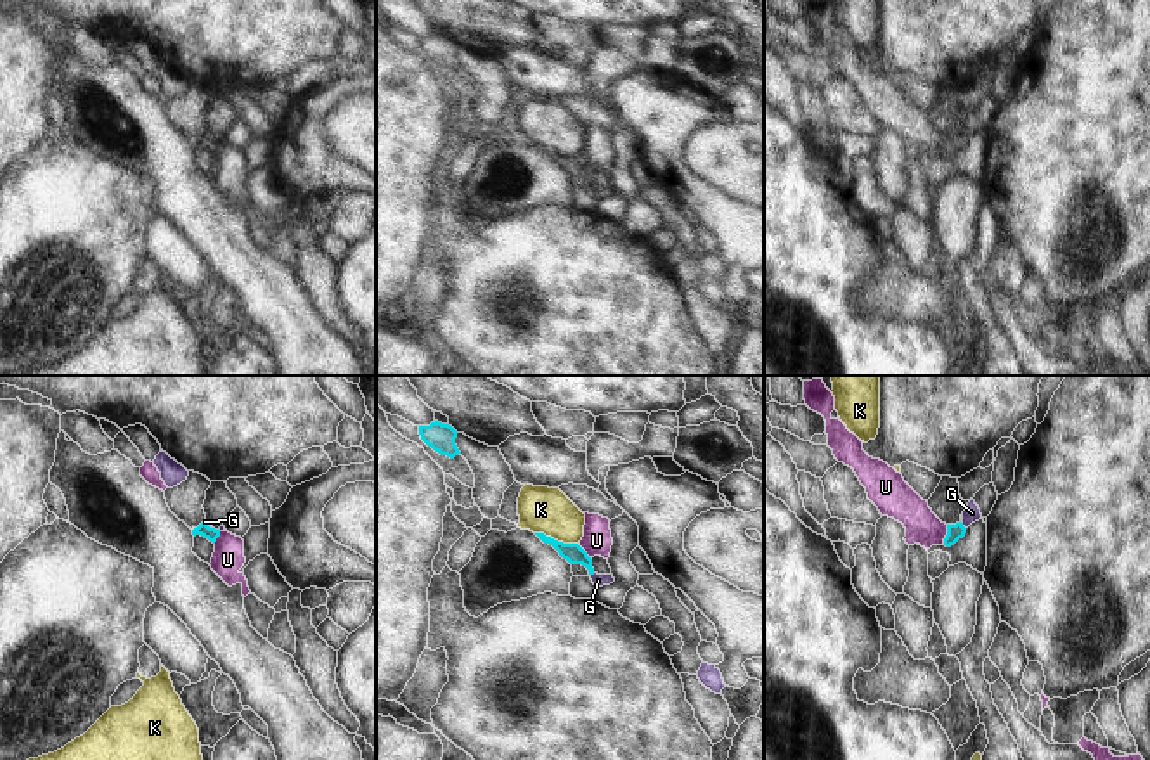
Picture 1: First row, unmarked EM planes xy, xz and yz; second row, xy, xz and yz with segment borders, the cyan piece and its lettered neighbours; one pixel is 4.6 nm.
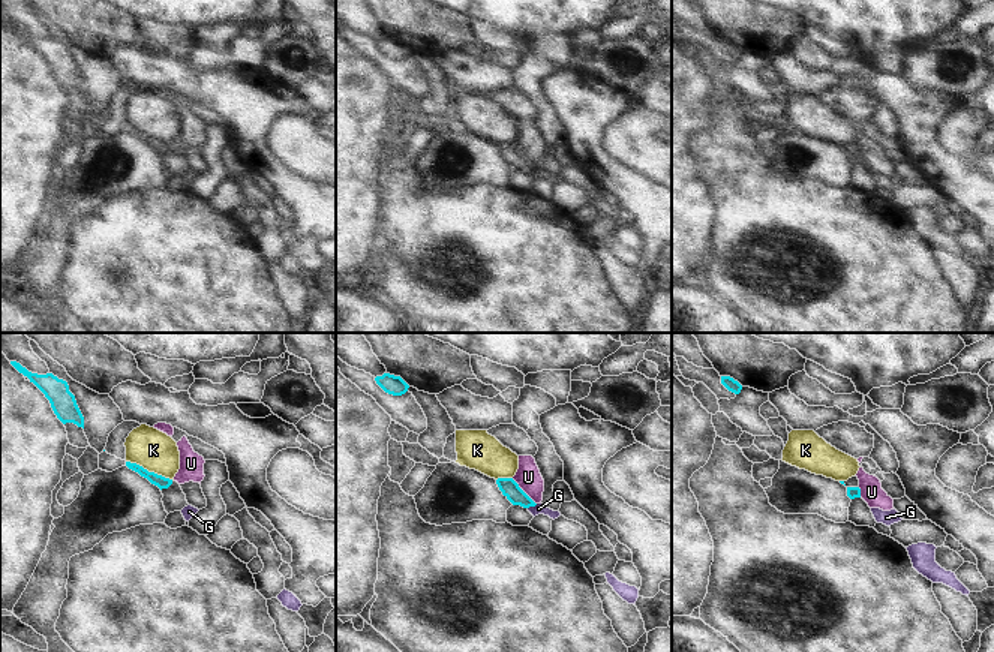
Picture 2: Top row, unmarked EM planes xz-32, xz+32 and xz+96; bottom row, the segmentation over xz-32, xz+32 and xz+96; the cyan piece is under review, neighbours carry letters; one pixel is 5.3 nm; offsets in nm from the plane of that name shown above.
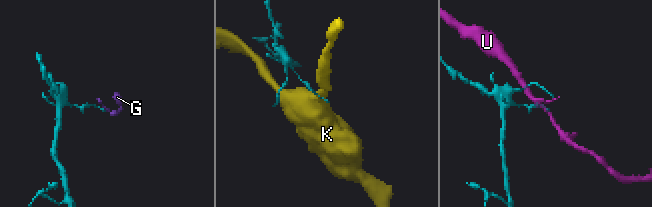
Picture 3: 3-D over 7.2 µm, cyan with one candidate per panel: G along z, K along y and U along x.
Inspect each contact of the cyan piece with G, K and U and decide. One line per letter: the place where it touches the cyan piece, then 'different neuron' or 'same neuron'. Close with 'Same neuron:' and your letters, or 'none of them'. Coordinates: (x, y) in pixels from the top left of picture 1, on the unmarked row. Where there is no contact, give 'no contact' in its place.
G: yz (962, 137) | same neuron
K: xz (556, 153) | different neuron
U: yz (946, 148) | different neuron
Same neuron: G

